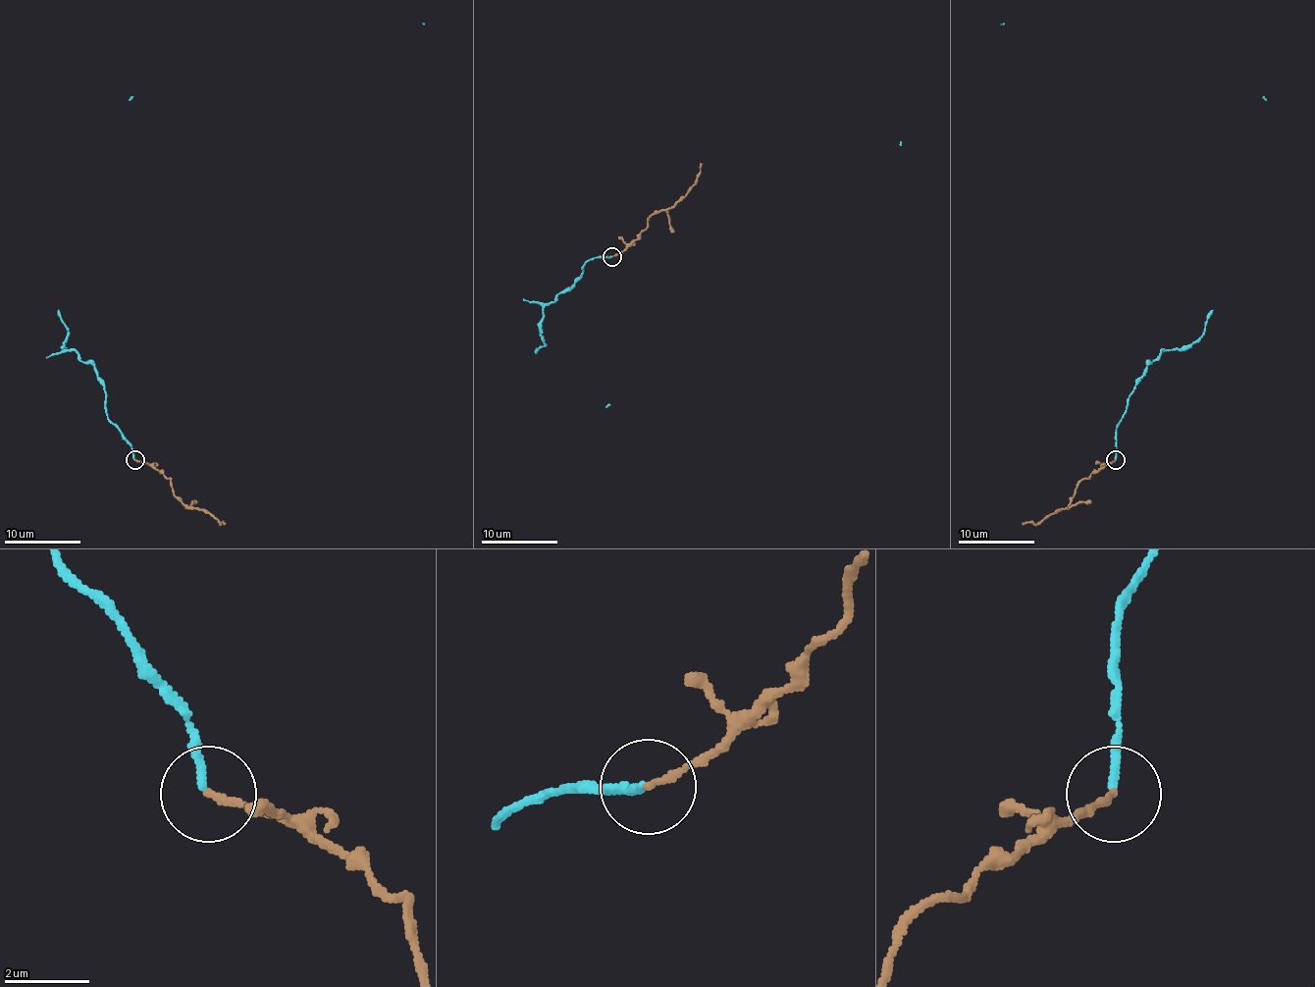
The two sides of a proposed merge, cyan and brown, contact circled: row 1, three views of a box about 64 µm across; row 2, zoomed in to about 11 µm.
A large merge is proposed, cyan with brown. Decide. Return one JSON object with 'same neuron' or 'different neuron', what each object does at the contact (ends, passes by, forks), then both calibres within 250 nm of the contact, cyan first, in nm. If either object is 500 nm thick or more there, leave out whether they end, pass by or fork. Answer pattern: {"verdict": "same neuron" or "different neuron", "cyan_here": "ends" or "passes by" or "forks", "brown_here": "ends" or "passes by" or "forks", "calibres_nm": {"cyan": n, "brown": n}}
{"verdict": "different neuron", "cyan_here": "ends", "brown_here": "ends", "calibres_nm": {"cyan": 200, "brown": 160}}

